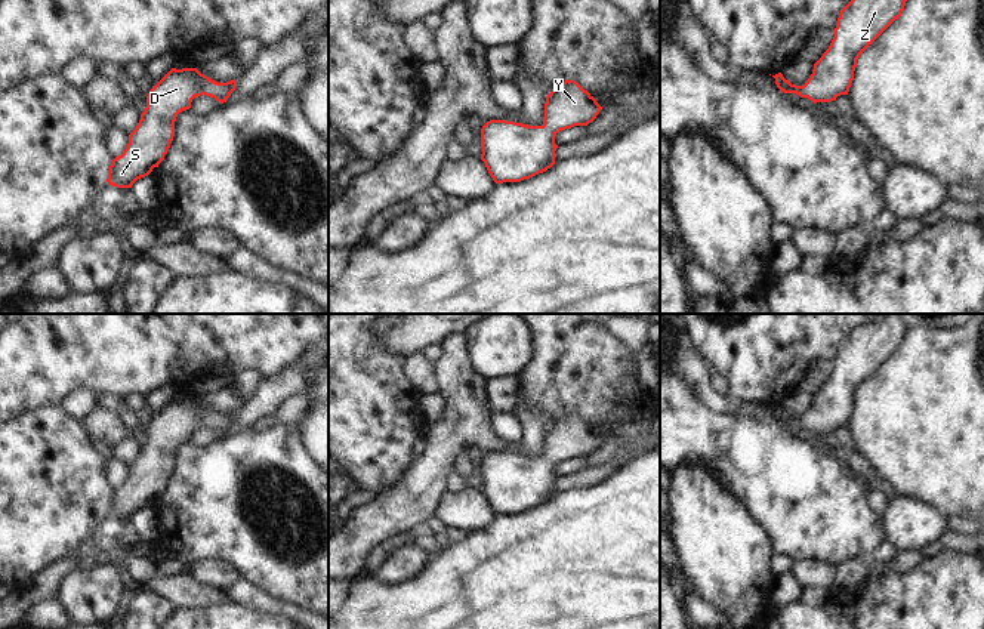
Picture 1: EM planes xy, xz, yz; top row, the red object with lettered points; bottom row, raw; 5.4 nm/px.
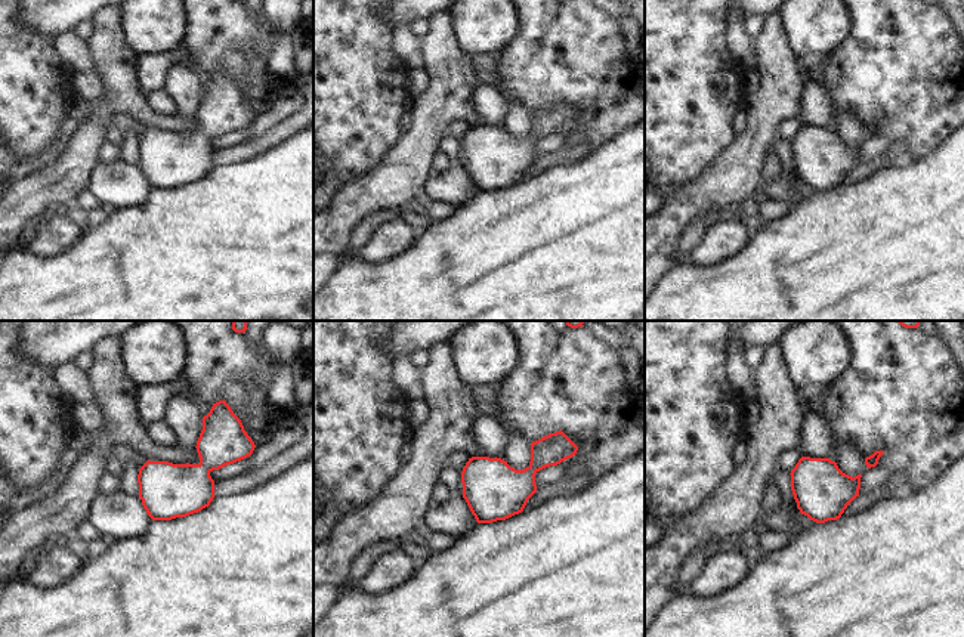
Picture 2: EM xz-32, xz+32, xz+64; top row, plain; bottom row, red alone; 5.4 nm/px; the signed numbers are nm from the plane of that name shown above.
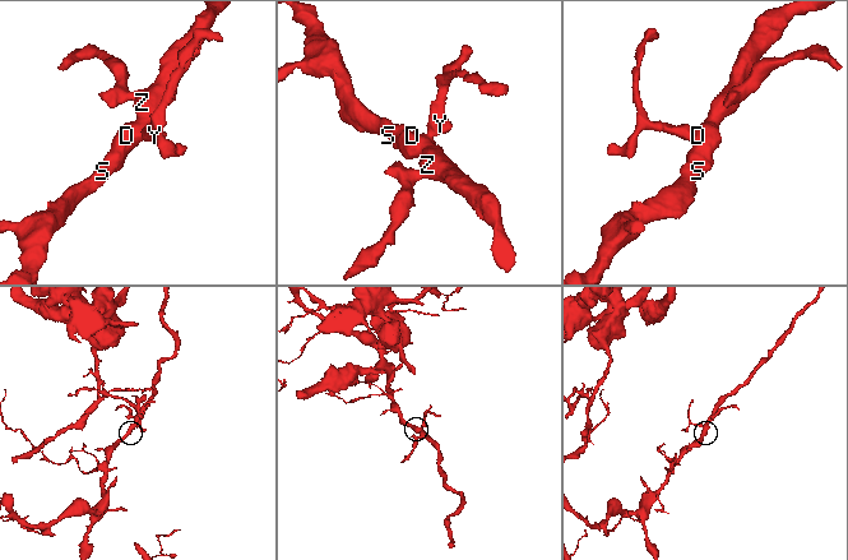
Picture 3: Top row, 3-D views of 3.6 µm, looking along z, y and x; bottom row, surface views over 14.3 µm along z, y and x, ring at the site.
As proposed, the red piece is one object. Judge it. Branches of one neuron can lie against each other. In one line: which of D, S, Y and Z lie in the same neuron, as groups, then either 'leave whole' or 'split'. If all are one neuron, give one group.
groups D S Y Z; leave whole

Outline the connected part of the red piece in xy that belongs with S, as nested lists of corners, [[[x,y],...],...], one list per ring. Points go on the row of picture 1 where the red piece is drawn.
[[[172,68],[146,96],[146,108],[121,155],[112,160],[107,182],[117,188],[148,176],[164,160],[175,136],[179,112],[189,110],[194,98],[206,95],[223,104],[237,87],[237,80],[218,83],[197,68]]]

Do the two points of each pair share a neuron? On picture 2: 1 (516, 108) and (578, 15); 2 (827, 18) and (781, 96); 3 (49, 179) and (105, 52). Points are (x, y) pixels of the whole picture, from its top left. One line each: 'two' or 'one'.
1: two
2: two
3: one

